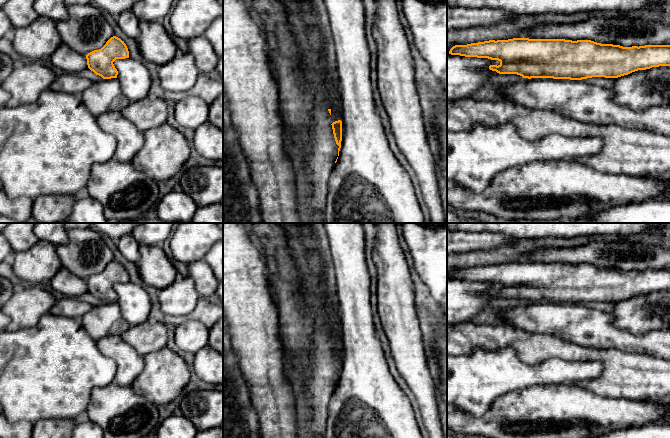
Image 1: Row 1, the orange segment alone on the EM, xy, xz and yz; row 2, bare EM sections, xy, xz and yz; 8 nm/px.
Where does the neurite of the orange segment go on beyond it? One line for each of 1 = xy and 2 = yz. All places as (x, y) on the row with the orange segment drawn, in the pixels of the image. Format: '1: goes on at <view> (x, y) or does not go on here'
1: does not go on here
2: does not go on here

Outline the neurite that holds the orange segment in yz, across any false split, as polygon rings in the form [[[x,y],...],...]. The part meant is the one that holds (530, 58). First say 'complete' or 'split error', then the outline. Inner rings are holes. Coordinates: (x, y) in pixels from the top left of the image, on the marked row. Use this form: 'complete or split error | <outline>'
complete | [[[513,38],[508,40],[489,40],[467,45],[453,46],[449,54],[465,57],[488,58],[498,60],[500,64],[490,65],[489,69],[499,74],[517,74],[523,78],[553,78],[582,80],[592,77],[618,78],[638,70],[652,67],[670,66],[670,45],[645,45],[623,47],[613,44],[601,44],[591,40],[565,40],[565,39],[529,39]]]

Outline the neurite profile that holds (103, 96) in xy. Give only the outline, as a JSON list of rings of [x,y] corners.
[[[117,78],[93,82],[80,96],[81,101],[94,117],[109,111],[121,112],[130,101],[122,93]]]

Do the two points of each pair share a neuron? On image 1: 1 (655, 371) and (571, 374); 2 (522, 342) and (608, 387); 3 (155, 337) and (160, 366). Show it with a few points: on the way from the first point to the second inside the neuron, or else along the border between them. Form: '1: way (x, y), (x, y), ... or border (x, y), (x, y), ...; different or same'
1: border (603, 364), (603, 370), (598, 376), (579, 381); different
2: way (549, 347), (580, 354), (598, 354), (604, 360); same
3: border (166, 346), (150, 351), (143, 356); different

